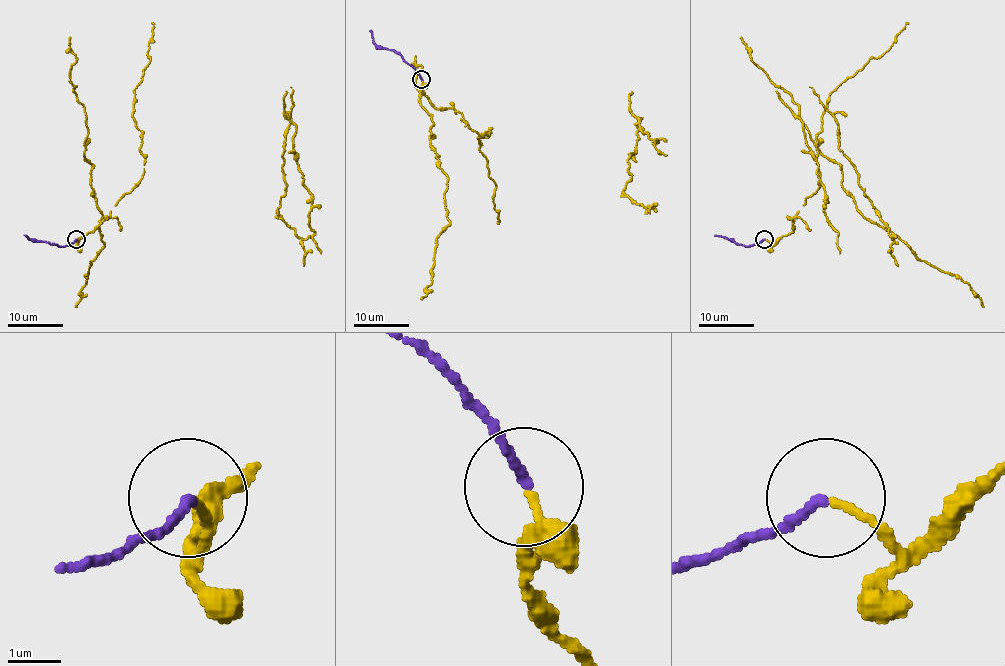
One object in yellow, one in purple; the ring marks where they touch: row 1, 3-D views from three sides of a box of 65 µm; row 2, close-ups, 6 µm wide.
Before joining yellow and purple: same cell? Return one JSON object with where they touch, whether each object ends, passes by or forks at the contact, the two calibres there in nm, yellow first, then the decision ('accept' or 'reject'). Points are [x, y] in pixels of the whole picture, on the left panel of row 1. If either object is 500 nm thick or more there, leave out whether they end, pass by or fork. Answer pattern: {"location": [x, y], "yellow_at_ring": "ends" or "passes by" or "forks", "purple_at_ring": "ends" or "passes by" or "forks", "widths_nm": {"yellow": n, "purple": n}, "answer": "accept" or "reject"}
{"location": [76, 239], "yellow_at_ring": "ends", "purple_at_ring": "ends", "widths_nm": {"yellow": 140, "purple": 170}, "answer": "accept"}

